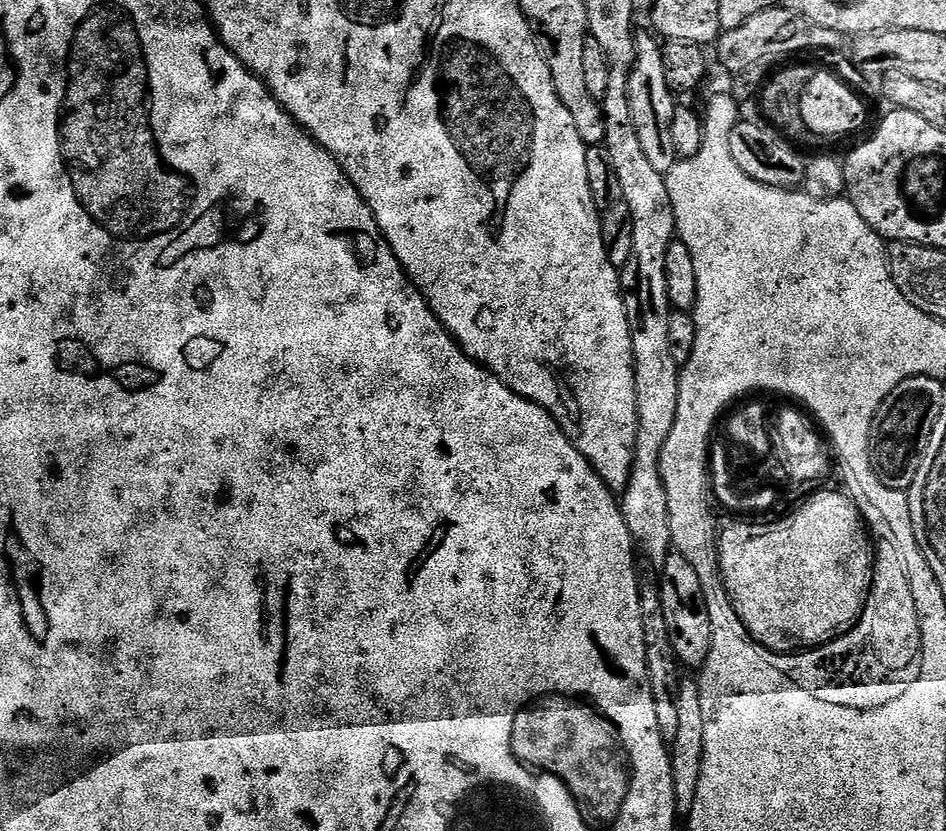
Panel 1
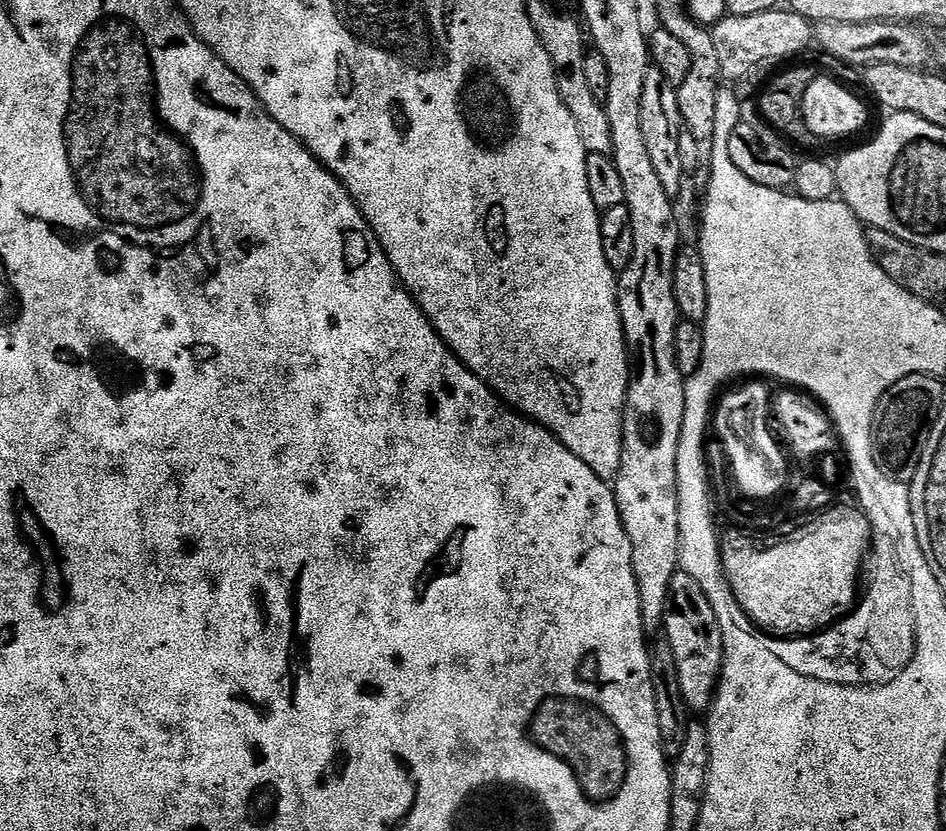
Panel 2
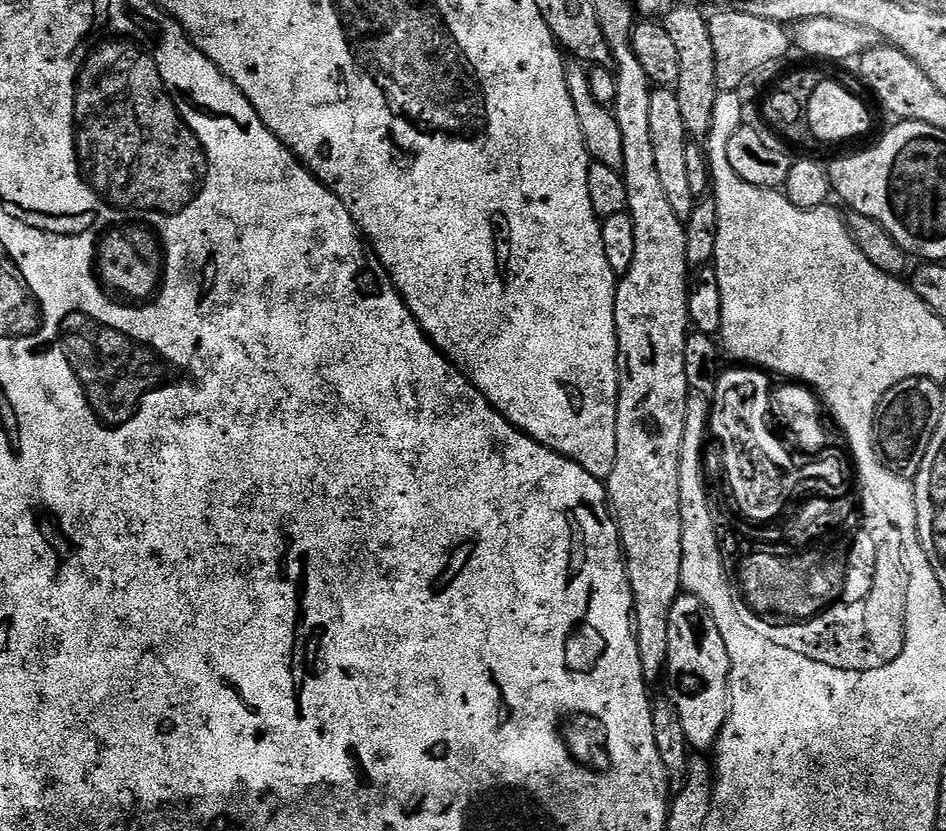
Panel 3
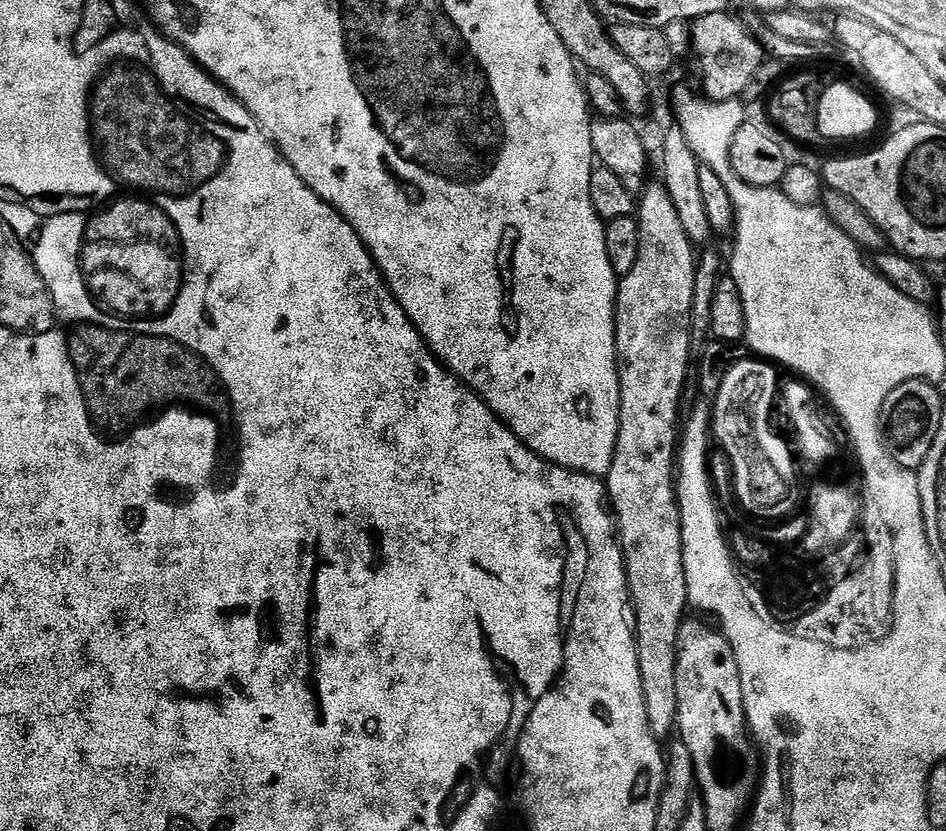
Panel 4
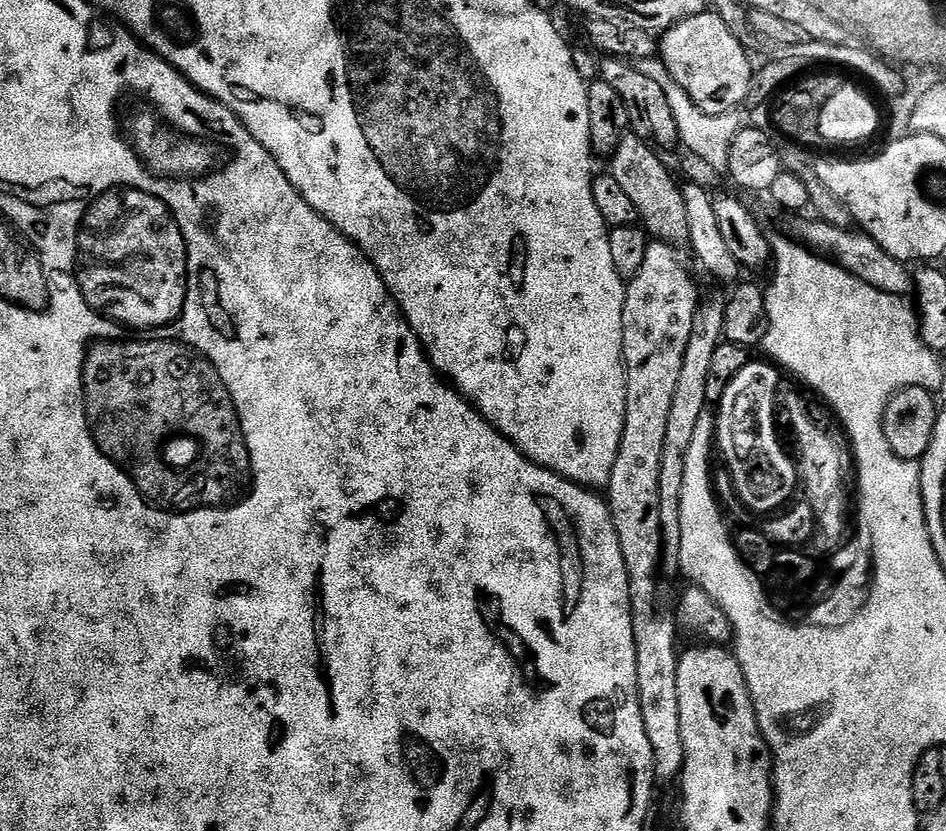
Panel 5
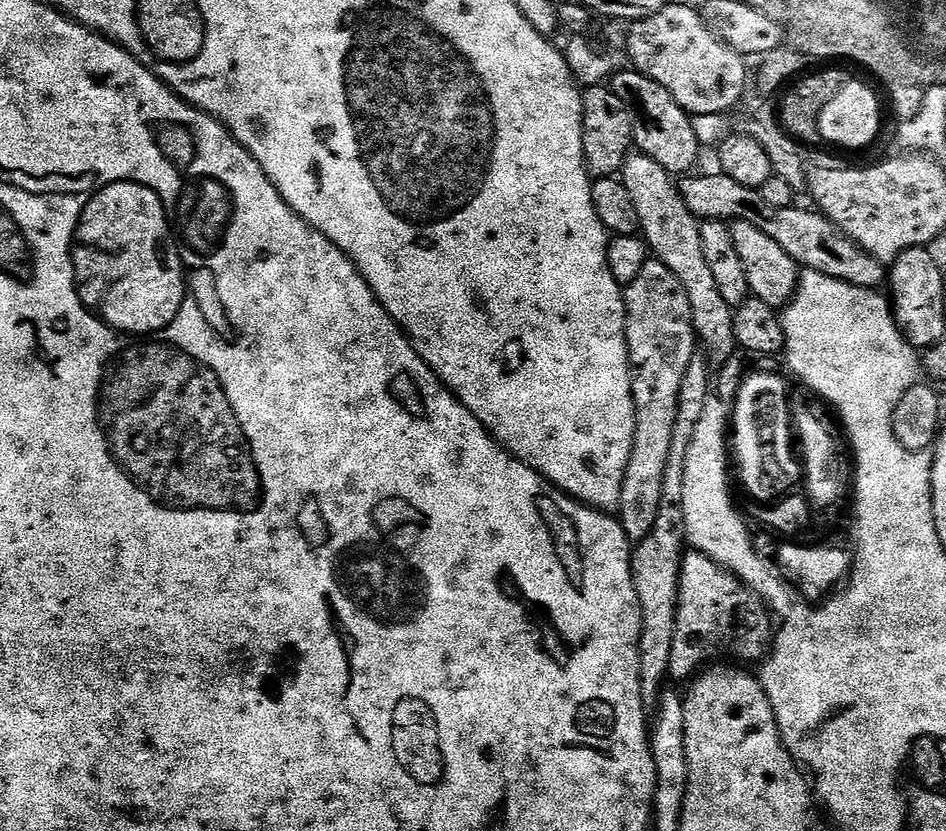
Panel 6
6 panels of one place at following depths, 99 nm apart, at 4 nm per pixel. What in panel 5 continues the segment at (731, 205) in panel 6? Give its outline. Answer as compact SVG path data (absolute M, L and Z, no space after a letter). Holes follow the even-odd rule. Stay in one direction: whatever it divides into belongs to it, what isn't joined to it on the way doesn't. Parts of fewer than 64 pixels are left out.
M819 218L800 220L796 224L795 239L812 250L819 250L825 257L831 258L840 267L845 268L850 274L865 280L870 286L882 290L886 294L894 294L905 298L911 297L914 292L914 272L905 261L890 258L874 238L864 232L852 228L839 228L830 226L830 222Z

